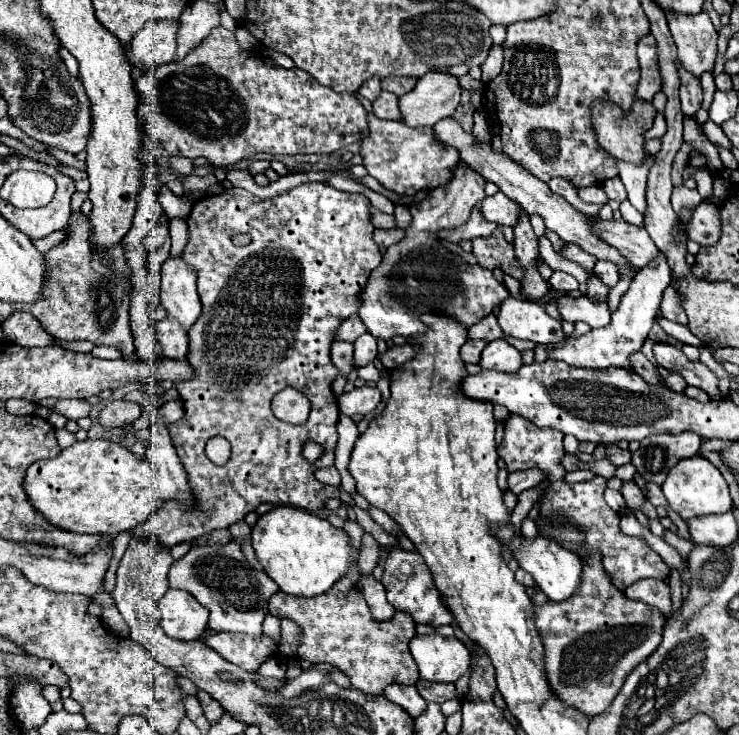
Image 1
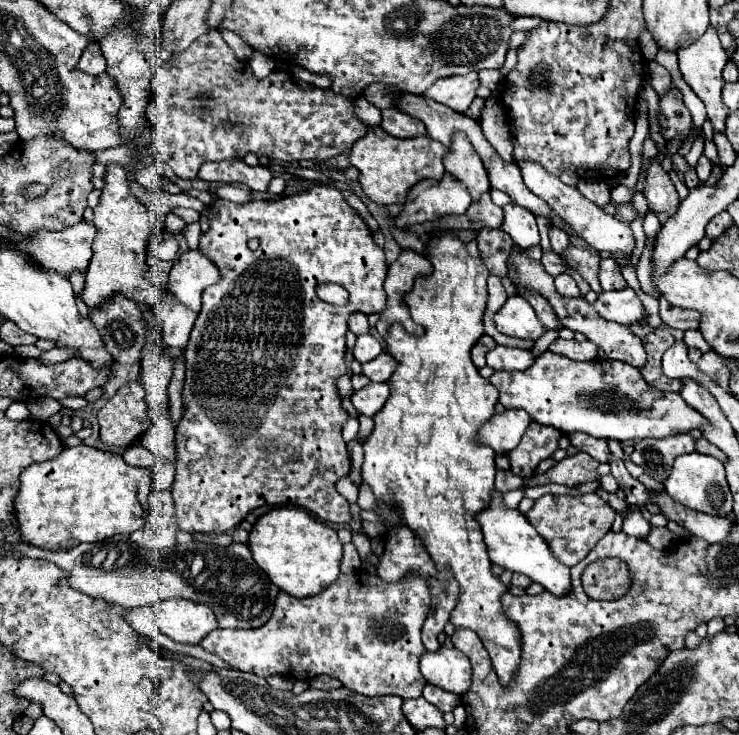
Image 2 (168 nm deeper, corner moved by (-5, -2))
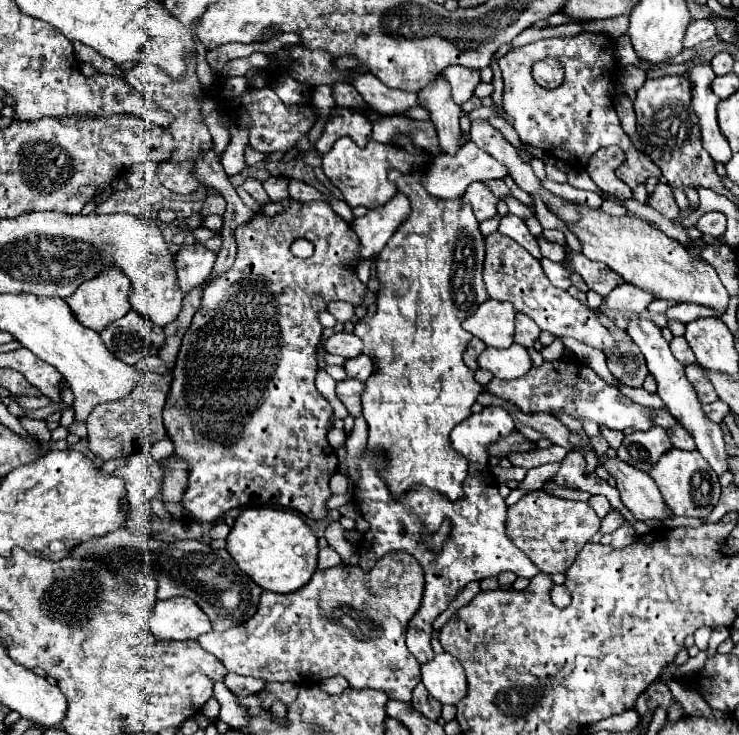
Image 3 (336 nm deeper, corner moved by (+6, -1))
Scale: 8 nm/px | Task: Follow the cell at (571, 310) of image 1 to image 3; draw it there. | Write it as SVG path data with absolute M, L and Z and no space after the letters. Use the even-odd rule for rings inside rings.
M622 283L616 289L612 289L610 295L606 295L602 299L602 305L608 309L632 311L632 313L640 315L652 299L654 299L654 295L648 295L646 291L640 291L638 287L630 287L628 283Z

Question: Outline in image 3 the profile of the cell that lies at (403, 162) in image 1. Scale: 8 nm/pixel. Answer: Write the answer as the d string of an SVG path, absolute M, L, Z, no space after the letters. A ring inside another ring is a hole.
M340 137L334 147L322 155L322 169L326 177L342 191L344 201L350 207L364 205L368 209L374 209L384 205L396 193L396 185L388 179L388 171L396 169L400 173L414 173L420 169L420 163L424 163L424 159L424 153L414 155L396 145L376 143L374 139L368 141L368 145L362 149L350 137Z

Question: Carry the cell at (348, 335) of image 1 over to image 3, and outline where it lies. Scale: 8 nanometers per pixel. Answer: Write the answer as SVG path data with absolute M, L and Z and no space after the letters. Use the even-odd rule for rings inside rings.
M336 301L336 303L328 305L328 313L332 313L336 317L336 321L340 321L340 323L348 323L354 317L354 307L344 301Z

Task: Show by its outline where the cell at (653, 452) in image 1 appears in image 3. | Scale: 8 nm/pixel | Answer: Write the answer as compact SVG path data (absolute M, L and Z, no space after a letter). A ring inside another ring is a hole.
M652 427L646 433L634 431L626 435L618 449L618 457L624 463L648 473L668 449L672 449L672 443L666 429Z

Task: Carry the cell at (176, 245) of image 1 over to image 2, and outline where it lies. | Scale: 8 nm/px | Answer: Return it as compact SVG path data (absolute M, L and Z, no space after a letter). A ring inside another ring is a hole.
M195 222L195 224L187 224L187 226L185 226L185 240L187 240L189 248L197 248L197 244L199 244L199 236L201 236L199 222Z

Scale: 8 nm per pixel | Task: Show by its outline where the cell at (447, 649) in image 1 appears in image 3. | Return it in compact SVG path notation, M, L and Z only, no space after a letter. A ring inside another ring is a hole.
M448 653L436 655L422 665L422 683L440 703L456 705L466 695L466 675L458 659Z

